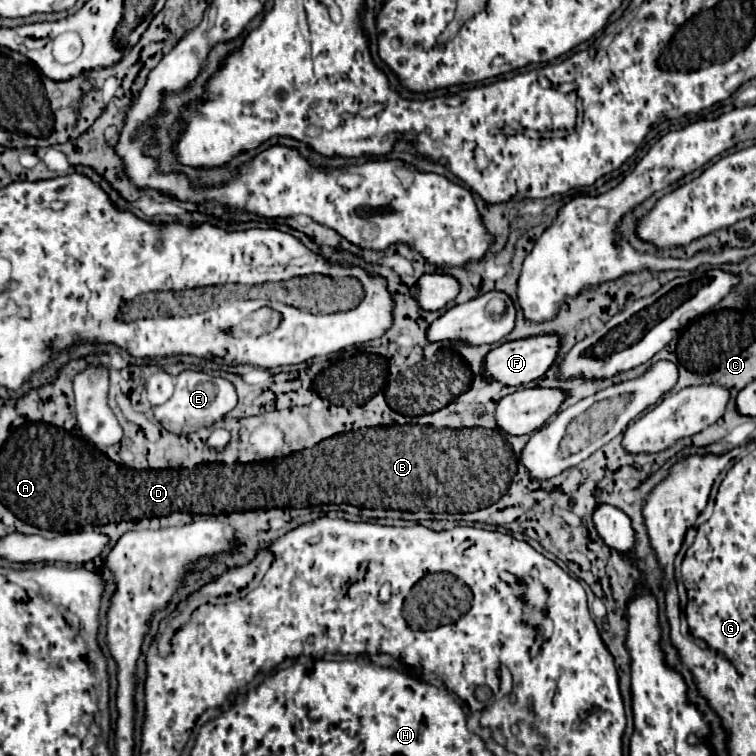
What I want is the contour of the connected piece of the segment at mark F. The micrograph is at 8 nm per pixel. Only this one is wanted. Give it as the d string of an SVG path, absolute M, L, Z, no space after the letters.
M536 336L530 340L506 342L486 354L484 364L482 364L482 376L488 382L498 382L502 386L518 388L518 386L524 386L524 384L544 376L544 372L552 366L556 352L558 352L558 336Z

